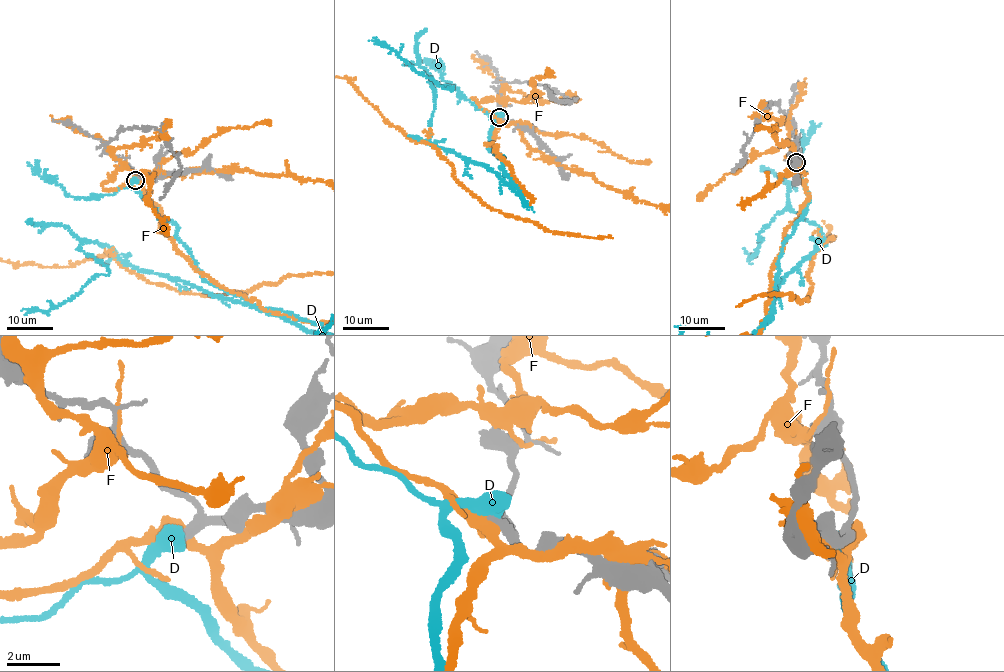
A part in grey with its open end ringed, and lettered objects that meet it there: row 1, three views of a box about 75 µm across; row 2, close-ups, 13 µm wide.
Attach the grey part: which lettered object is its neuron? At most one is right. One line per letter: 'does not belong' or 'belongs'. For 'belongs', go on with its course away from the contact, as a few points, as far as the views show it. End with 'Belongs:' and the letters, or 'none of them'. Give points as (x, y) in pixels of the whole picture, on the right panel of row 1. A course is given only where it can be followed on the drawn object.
D: belongs
F: does not belong
Belongs: D

